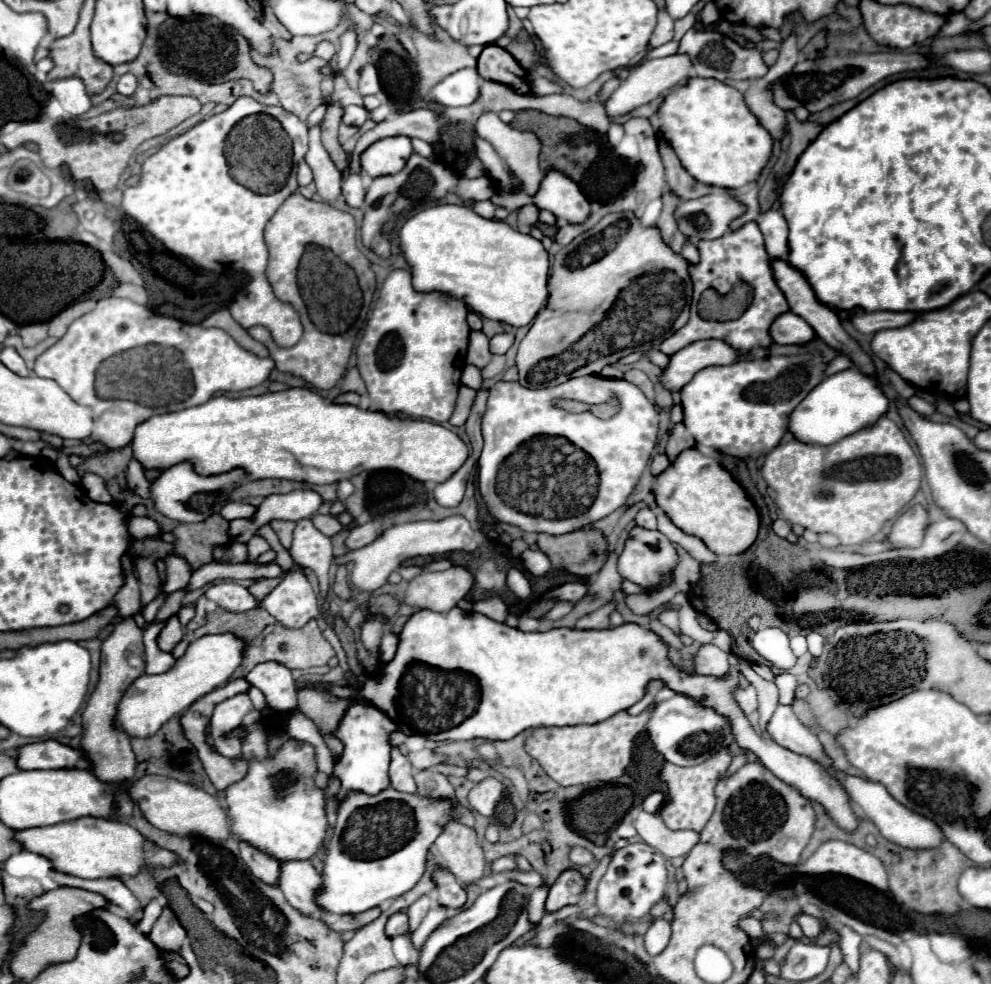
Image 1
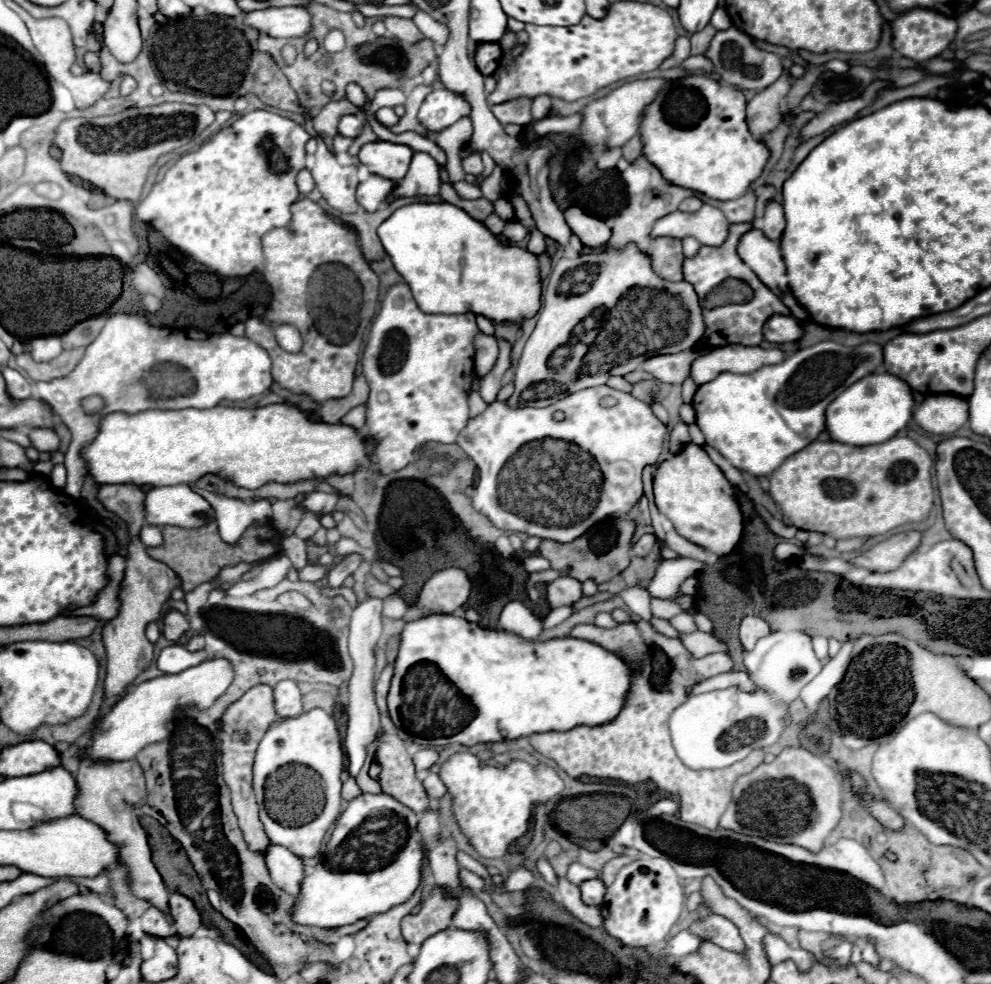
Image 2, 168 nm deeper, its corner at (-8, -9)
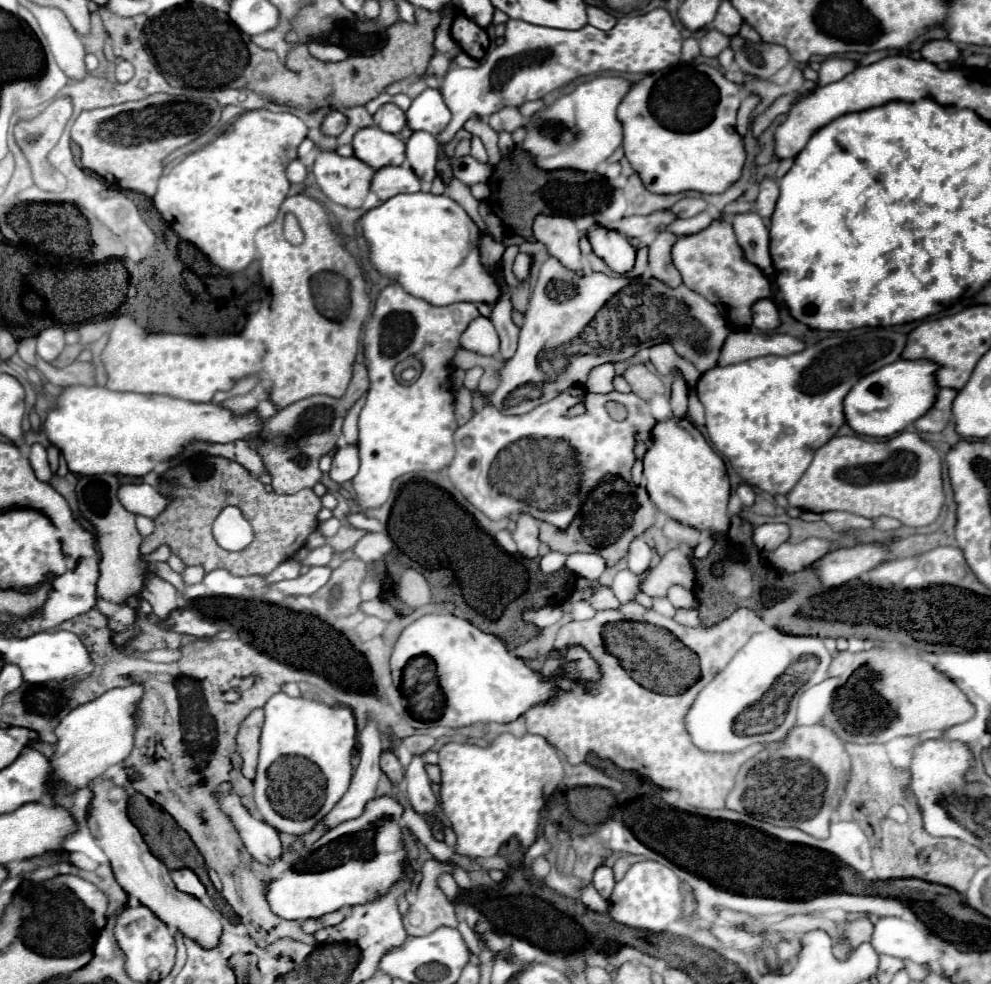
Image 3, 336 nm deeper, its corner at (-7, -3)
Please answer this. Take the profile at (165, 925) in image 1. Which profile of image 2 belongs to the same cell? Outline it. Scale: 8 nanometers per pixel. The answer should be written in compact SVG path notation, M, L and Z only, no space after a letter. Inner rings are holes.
M170 893L168 905L168 915L176 927L176 937L192 937L200 927L200 913L194 903L180 893Z

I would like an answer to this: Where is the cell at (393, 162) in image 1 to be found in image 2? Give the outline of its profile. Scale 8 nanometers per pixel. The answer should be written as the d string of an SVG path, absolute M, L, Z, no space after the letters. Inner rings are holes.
M374 141L360 149L358 159L370 169L370 173L380 175L384 179L400 181L410 167L414 151L408 145Z

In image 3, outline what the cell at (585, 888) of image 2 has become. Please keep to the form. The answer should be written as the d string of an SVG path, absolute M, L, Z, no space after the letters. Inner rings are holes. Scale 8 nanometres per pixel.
M601 865L593 875L593 885L599 891L599 895L603 895L603 899L609 899L613 893L613 887L615 887L613 869L607 865Z

